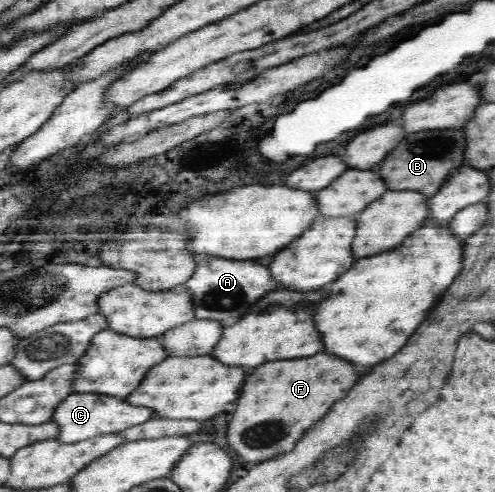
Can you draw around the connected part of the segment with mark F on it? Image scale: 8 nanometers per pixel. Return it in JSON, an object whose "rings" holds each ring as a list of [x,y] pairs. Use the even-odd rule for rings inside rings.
{"rings":[[[317,354],[305,360],[281,360],[277,364],[265,364],[265,368],[257,368],[251,376],[247,376],[243,384],[243,392],[237,400],[237,408],[233,416],[228,418],[226,437],[229,446],[247,462],[269,460],[269,456],[277,456],[277,452],[285,452],[285,448],[293,448],[297,440],[321,418],[329,408],[345,396],[345,392],[353,386],[357,374],[351,364],[341,364],[341,360],[333,360],[333,356]]]}

